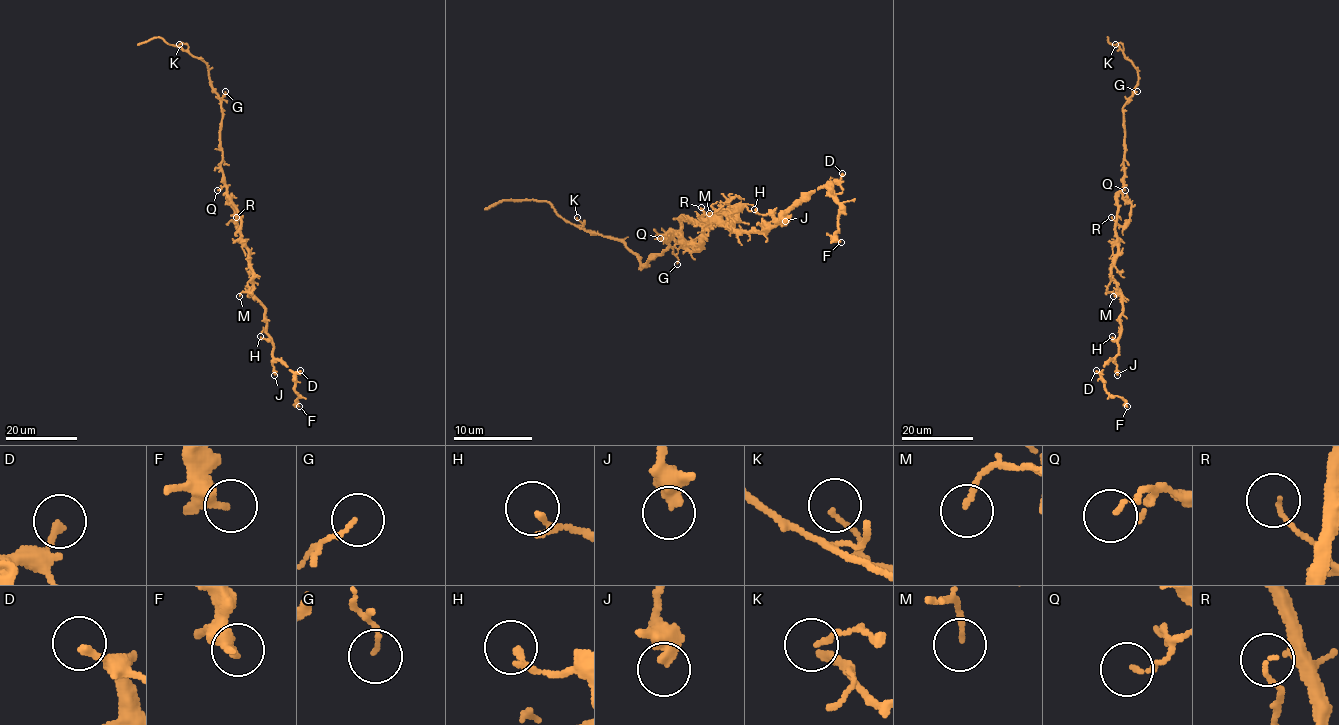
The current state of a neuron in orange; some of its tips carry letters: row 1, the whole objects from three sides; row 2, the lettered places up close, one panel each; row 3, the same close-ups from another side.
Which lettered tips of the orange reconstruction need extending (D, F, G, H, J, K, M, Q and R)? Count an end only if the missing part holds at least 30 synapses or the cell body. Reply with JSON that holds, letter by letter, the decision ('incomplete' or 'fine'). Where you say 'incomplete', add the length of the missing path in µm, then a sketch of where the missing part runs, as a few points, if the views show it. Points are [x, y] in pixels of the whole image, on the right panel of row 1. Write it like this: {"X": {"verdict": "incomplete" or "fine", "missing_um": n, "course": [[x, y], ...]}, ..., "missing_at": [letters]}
{"D": {"verdict": "fine"}, "F": {"verdict": "fine"}, "G": {"verdict": "fine"}, "H": {"verdict": "fine"}, "J": {"verdict": "fine"}, "K": {"verdict": "fine"}, "M": {"verdict": "fine"}, "Q": {"verdict": "fine"}, "R": {"verdict": "fine"}, "missing_at": []}

